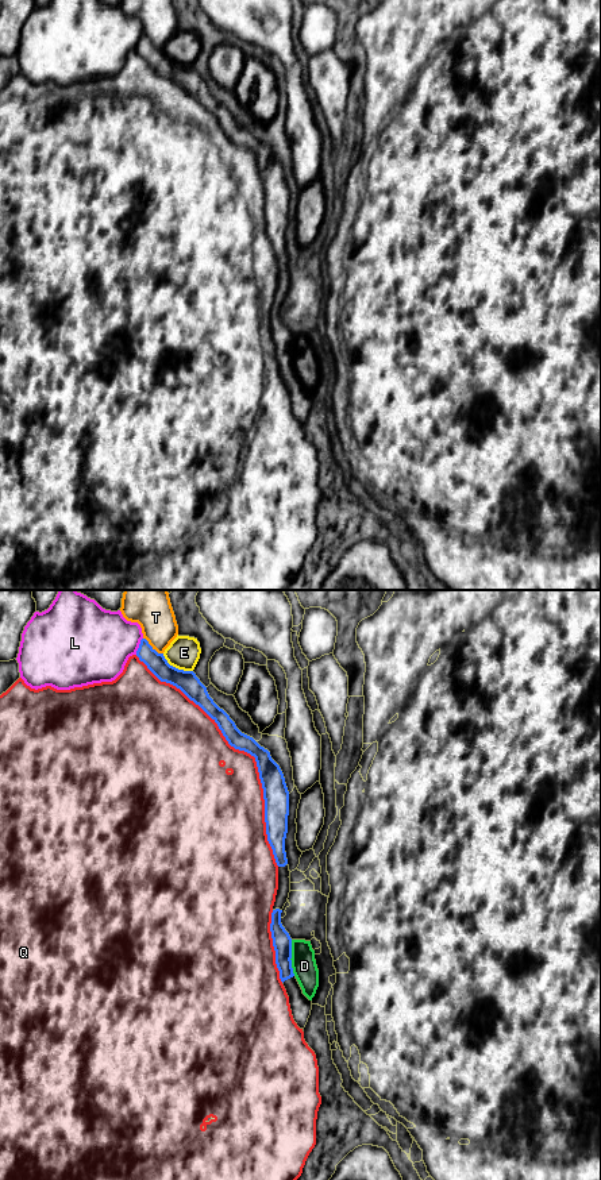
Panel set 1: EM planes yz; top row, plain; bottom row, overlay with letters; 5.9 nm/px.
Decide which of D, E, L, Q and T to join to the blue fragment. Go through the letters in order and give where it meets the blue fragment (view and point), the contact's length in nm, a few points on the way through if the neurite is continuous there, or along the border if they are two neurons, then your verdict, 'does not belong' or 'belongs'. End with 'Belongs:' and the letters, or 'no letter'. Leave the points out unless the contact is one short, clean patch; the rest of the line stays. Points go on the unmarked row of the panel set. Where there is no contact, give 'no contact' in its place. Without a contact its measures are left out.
D: contact yz (291, 353); length 220 nm; does not belong
E: contact yz (174, 62); length 220 nm; does not belong
L: contact yz (139, 41); length 110 nm; does not belong
Q: contact yz (246, 146); length 1500 nm; does not belong
T: contact yz (151, 42); length 160 nm; does not belong
Belongs: no letter

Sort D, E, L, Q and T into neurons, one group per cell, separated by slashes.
D / E / L / Q / T

